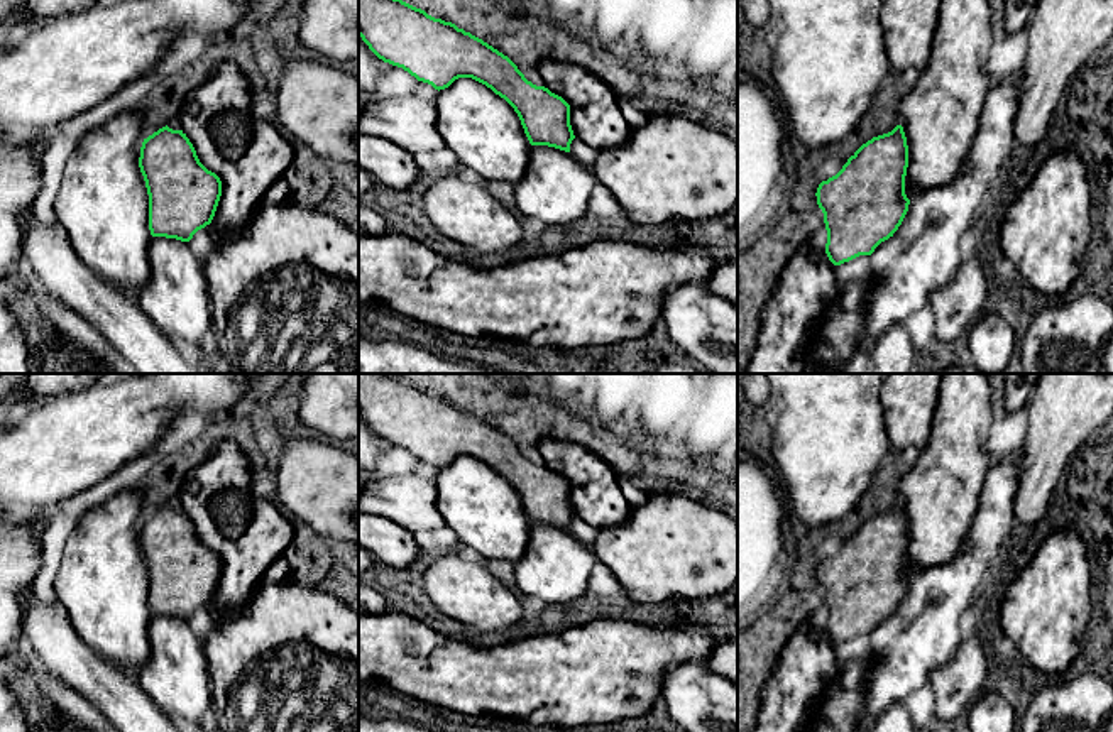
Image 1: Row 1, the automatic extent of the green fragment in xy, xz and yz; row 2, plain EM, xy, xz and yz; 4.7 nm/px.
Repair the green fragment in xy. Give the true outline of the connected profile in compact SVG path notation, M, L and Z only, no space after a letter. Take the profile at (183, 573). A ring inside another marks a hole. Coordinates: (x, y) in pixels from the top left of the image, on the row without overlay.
M166 504L144 517L139 546L149 573L152 615L189 620L211 602L222 560L200 541L183 509Z

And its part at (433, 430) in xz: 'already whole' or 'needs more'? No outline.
already whole

